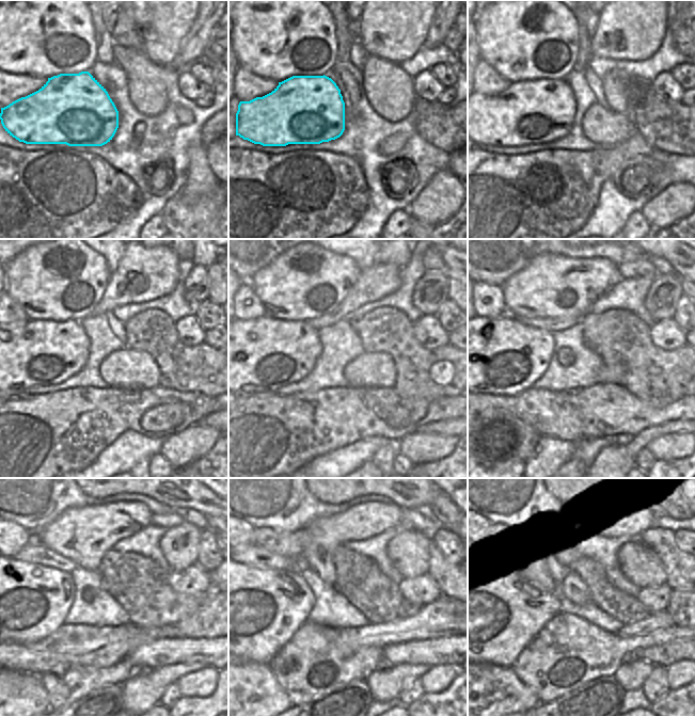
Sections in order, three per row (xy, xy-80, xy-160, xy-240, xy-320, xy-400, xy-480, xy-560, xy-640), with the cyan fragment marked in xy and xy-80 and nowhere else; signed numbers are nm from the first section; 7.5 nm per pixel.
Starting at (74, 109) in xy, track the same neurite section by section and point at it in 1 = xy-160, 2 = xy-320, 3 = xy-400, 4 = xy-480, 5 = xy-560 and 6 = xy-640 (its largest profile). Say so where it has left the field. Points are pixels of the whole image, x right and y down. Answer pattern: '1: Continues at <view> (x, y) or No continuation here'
1: Continues at xy-160 (532, 111)
2: Continues at xy-320 (258, 355)
3: Continues at xy-400 (502, 356)
4: Continues at xy-480 (14, 601)
5: Continues at xy-560 (252, 613)
6: Continues at xy-640 (489, 614)

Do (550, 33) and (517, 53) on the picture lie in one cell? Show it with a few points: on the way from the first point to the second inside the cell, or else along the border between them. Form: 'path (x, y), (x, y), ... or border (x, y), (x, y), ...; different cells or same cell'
path (541, 33), (534, 36), (525, 45); same cell

